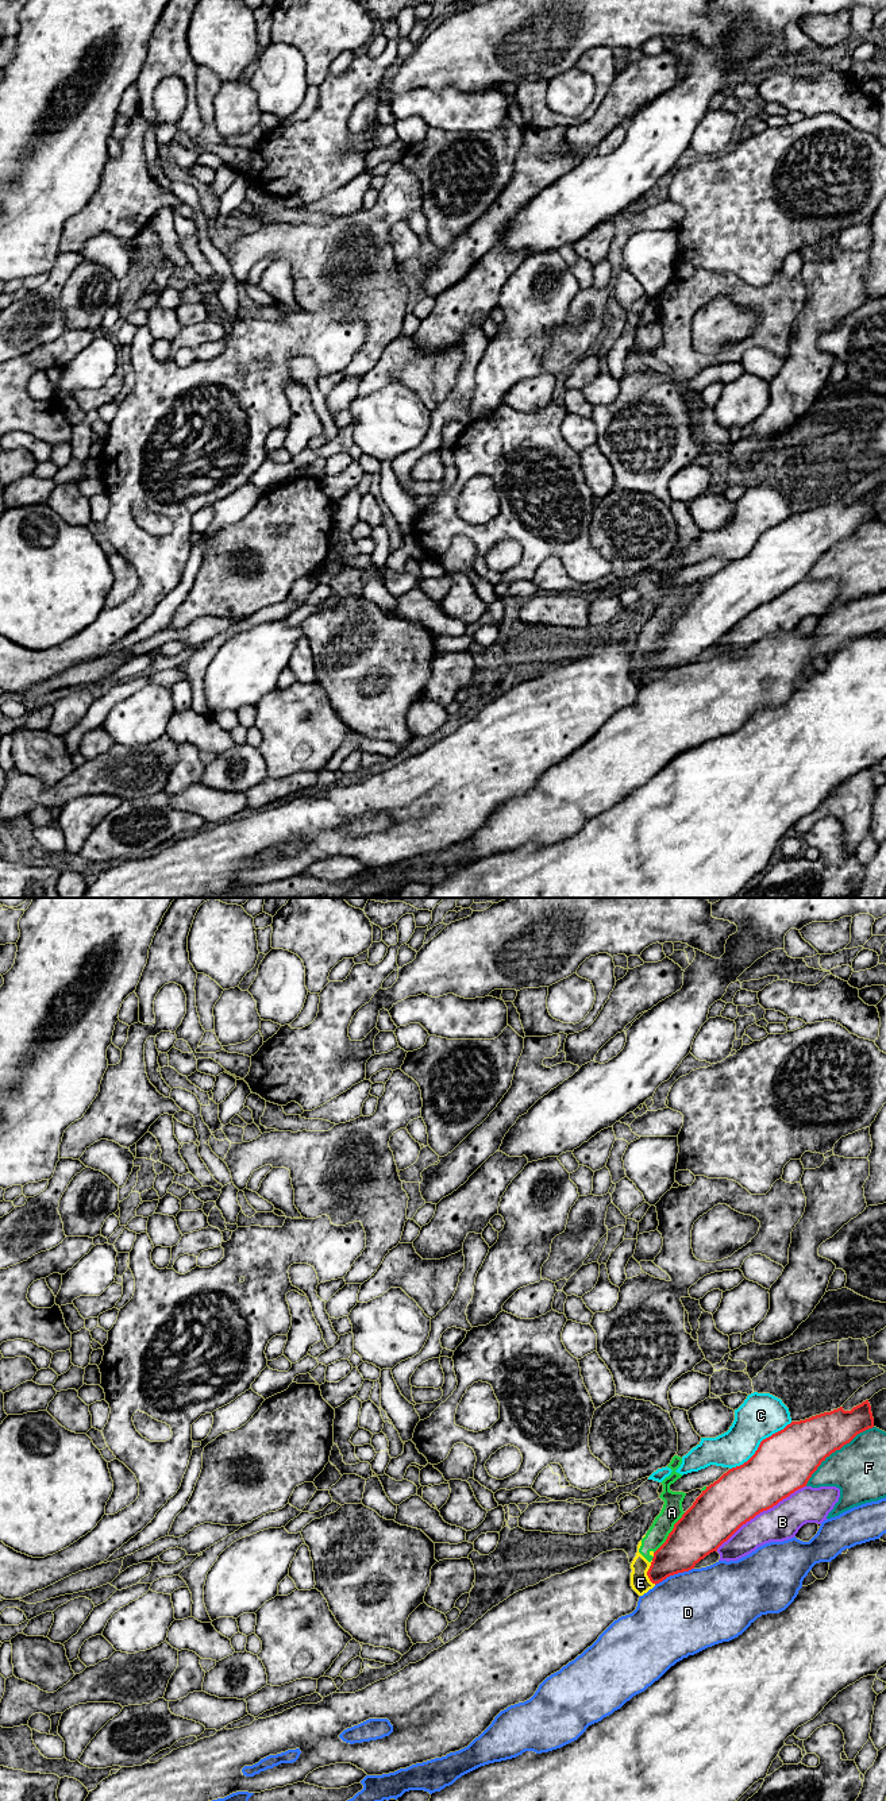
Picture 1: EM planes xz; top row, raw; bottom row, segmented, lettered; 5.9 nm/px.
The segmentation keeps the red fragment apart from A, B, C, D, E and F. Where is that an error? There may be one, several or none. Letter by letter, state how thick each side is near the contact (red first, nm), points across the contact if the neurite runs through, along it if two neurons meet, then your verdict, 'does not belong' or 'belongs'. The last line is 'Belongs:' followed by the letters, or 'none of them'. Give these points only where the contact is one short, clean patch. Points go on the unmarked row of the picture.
A: 300 nm thick on the red side, 120 nm on the other; does not belong
B: 320 nm thick on the red side, 220 nm on the other; does not belong
C: 360 nm thick on the red side, 260 nm on the other; does not belong
D: 260 nm thick on the red side, 480 nm on the other; does not belong
E: 220 nm thick on the red side, 120 nm on the other; border along xz (653, 654), (647, 670), (655, 677); does not belong
F: 320 nm thick on the red side, 320 nm on the other; does not belong
Belongs: none of them

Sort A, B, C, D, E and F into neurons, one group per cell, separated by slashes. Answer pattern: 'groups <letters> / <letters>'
groups A E / B / C / D / F

